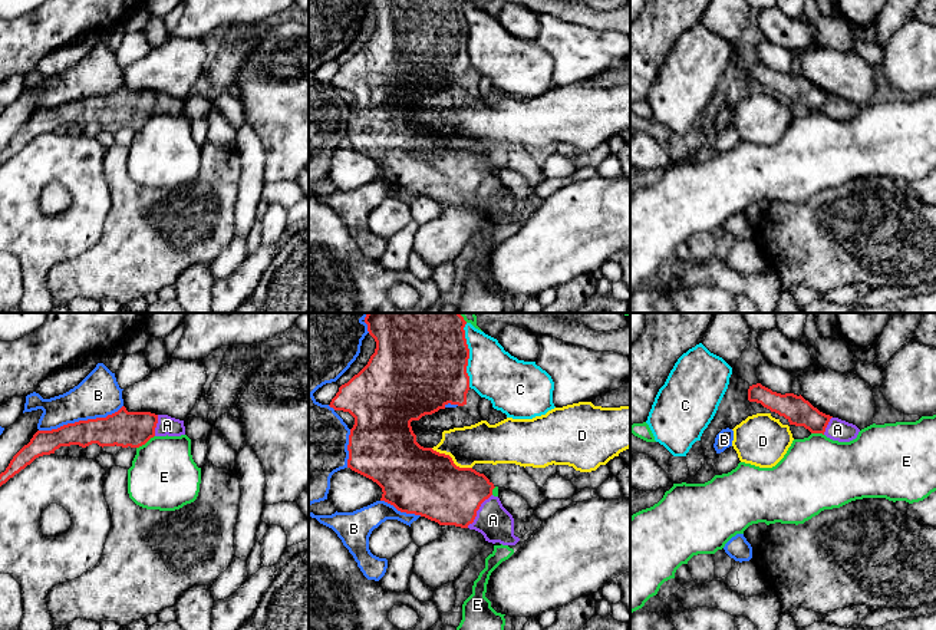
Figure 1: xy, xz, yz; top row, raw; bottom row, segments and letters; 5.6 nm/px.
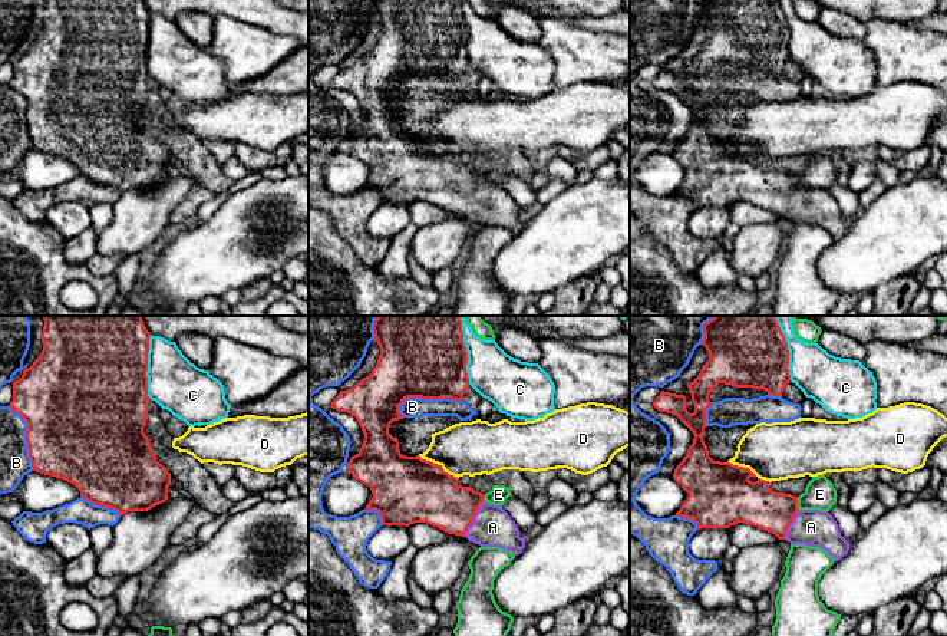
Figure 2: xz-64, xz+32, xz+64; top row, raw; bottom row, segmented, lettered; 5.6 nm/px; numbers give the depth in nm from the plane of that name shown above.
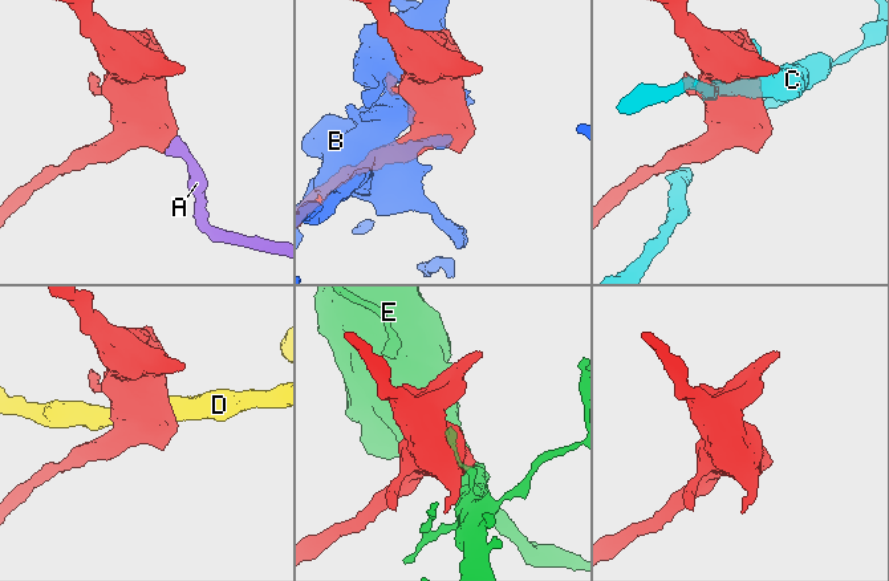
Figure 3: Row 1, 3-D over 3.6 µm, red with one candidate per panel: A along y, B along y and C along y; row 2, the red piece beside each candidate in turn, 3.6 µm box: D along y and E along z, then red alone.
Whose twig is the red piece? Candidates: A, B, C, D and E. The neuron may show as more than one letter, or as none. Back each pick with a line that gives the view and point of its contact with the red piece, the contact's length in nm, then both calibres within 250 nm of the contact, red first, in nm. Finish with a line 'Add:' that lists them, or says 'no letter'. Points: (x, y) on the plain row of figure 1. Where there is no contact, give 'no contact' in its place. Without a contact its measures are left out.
A: xz (477, 188) | 240 nm | 340/190 nm
Add: A

